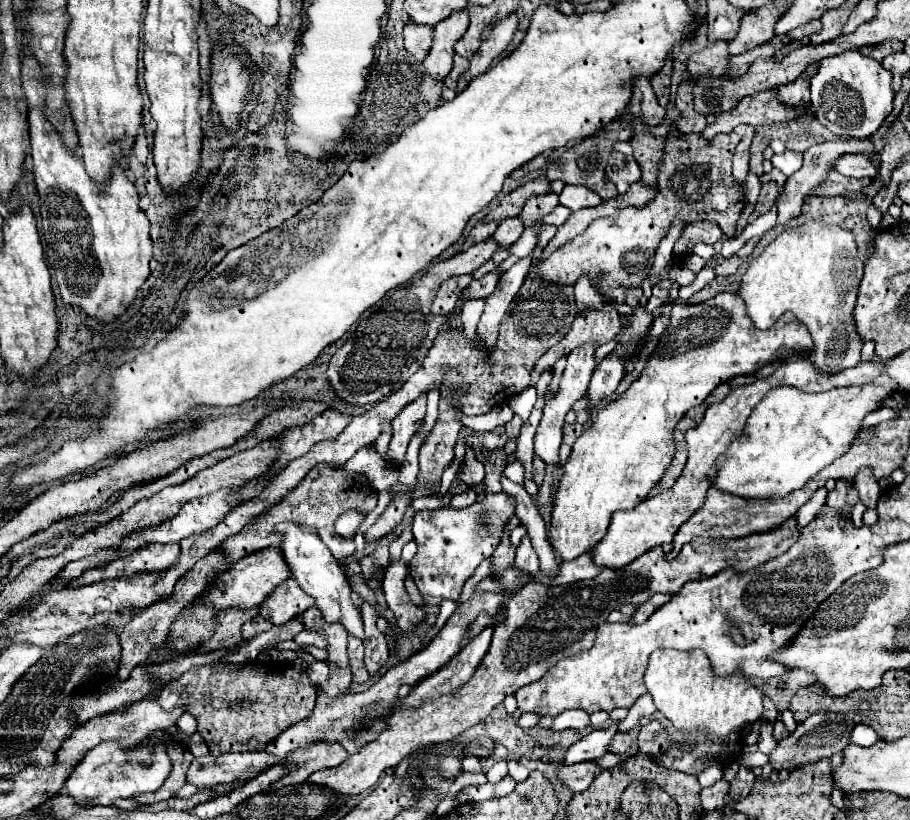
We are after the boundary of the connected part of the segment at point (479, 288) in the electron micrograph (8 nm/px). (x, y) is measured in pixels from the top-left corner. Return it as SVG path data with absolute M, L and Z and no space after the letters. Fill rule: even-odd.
M492 270L492 272L488 272L488 274L484 274L480 280L472 280L470 286L468 286L468 288L462 292L462 296L460 296L462 302L488 298L488 296L494 292L494 288L496 288L500 276L502 276L500 270Z

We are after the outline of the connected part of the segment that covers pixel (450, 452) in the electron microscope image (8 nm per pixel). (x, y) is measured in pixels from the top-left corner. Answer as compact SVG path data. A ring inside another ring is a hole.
M446 392L446 396L440 398L440 418L432 434L426 438L426 442L420 448L420 472L418 472L420 486L436 484L442 472L454 460L454 444L462 428L456 420L458 416L460 412L452 408L450 394Z

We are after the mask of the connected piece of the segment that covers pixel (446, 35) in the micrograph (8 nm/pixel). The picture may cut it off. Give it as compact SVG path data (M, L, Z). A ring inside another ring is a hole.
M458 10L450 16L450 20L442 20L434 26L434 46L424 60L426 72L434 78L446 78L452 70L454 58L454 44L464 36L468 30L468 10Z

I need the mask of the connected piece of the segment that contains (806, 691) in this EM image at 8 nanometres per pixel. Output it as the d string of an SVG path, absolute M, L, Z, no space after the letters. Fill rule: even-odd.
M812 684L806 688L800 688L792 702L790 702L790 710L794 712L794 718L798 722L802 722L806 716L814 714L814 712L826 712L830 710L830 702L836 702L836 698L828 698L826 690L820 688L820 684Z

